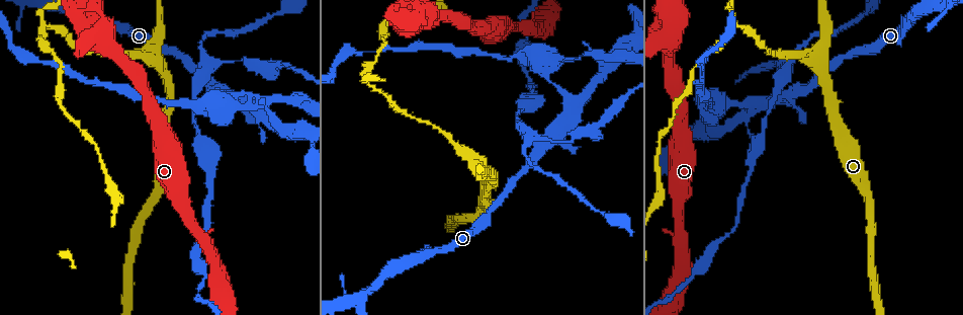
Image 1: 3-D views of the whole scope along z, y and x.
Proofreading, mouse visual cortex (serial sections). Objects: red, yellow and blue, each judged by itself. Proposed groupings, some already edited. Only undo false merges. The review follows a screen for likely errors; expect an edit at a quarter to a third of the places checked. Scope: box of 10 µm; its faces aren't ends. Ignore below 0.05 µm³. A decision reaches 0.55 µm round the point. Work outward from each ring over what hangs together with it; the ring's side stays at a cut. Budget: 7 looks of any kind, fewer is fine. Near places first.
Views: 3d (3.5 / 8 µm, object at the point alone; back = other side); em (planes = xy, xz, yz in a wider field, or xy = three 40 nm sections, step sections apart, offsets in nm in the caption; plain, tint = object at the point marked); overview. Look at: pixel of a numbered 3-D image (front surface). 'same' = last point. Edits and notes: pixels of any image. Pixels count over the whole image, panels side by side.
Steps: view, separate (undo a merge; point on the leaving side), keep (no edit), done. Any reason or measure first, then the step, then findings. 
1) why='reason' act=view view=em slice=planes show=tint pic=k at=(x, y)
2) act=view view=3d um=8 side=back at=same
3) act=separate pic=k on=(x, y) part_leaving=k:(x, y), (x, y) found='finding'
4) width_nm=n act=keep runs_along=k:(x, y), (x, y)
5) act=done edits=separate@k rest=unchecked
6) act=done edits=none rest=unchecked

act=view view=3d um=3.5 side=back pic=1 at=(159, 64)

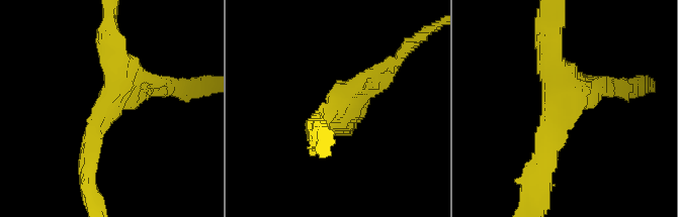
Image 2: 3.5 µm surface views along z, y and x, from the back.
why='now the EM' act=view view=em slice=xy step=5 show=tint pic=2 at=(109, 106)

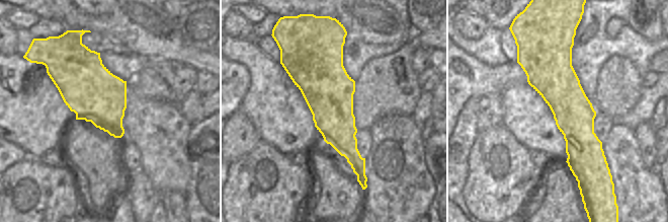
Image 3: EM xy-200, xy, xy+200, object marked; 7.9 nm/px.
act=keep runs_along=3:(326, 43), (333, 118), (359, 171) found='continuous, no second cell'

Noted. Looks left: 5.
why='three-way junction' act=view view=3d um=3.5 pic=1 at=(738, 26)

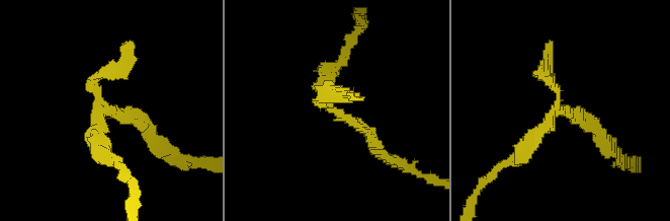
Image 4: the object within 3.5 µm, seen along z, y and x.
why='now the EM' act=view view=em slice=xy step=3 show=tint pic=4 at=(101, 109)

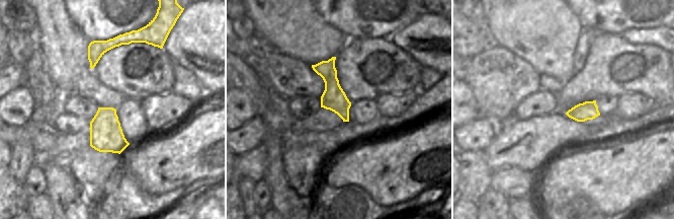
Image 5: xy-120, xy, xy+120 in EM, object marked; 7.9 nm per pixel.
act=separate pic=4 on=(533, 146) part_leaving=4:(567, 112), (554, 108), (523, 155), (507, 161) found='two cells meet here'

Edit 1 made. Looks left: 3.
act=view view=3d um=3.5 pic=1 at=(546, 74)

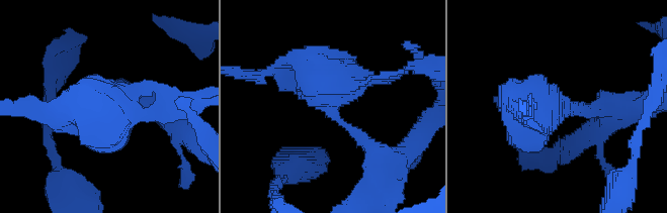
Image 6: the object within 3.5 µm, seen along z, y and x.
act=view view=em slice=xy step=3 show=tint pic=6 at=(328, 108)

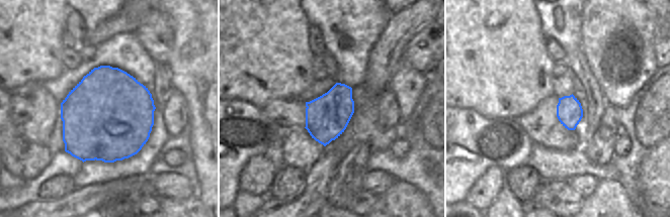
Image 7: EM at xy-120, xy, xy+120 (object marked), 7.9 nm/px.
act=separate pic=6 on=(353, 63) found='two cells meet here'

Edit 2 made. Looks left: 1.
act=done edits=separate@4,separate@6 rest=unchecked

